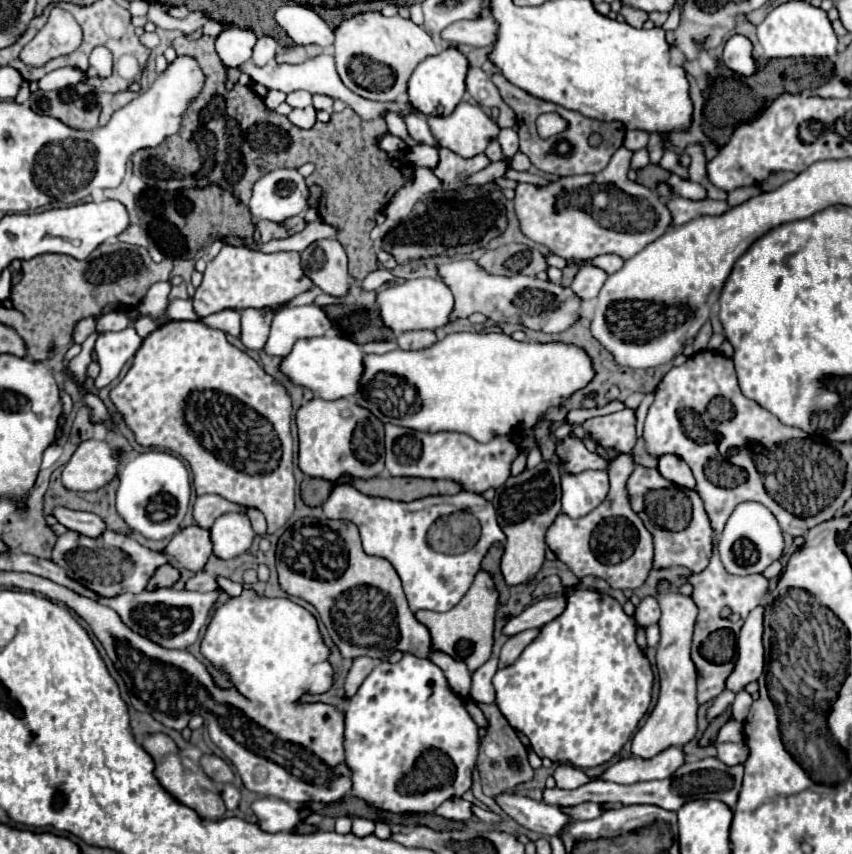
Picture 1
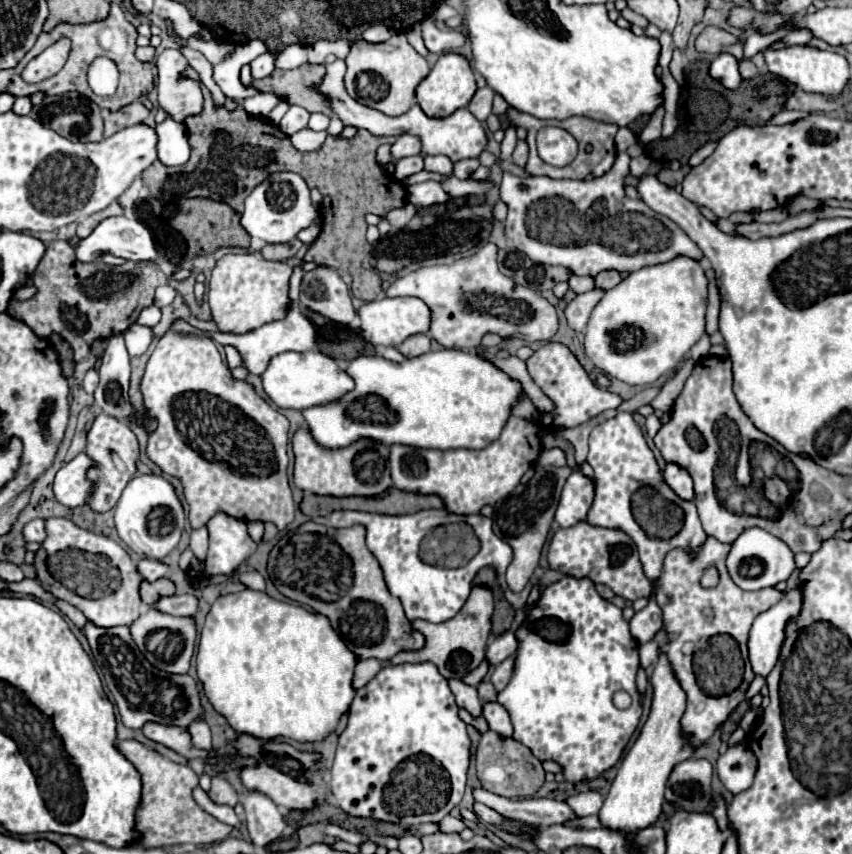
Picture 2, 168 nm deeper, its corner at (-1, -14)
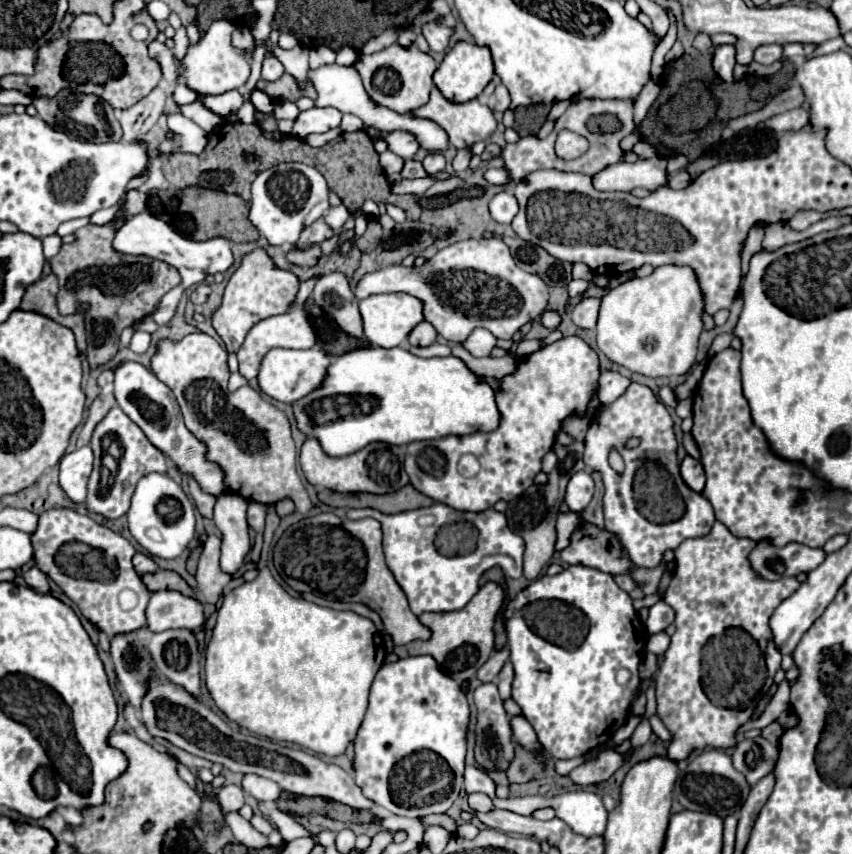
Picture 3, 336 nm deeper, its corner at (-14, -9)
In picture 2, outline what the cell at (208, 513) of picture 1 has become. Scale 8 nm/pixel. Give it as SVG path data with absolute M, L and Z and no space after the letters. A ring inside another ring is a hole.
M205 525L191 531L191 545L189 547L191 547L193 555L199 561L203 561L205 555L207 555L207 539L209 539L209 533L207 533L207 527Z

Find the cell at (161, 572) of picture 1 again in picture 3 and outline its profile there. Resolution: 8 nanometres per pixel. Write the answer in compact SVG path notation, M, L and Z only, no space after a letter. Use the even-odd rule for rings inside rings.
M158 570L154 574L142 574L142 582L146 584L146 588L150 592L176 590L176 592L180 592L184 596L190 596L190 598L196 596L196 592L176 572L170 572L170 570Z

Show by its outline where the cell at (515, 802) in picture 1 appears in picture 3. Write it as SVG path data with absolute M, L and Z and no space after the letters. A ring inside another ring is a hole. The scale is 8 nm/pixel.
M480 792L468 794L468 806L470 806L472 810L476 810L476 812L488 812L488 810L494 808L494 806L492 806L492 800L490 800L486 794L480 794Z

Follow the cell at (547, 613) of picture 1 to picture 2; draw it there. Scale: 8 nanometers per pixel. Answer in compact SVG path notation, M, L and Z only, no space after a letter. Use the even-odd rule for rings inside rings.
M509 629L503 635L497 635L491 639L491 643L487 647L487 659L491 665L499 665L507 657L515 655L517 647L519 647L519 639L515 635L515 629Z

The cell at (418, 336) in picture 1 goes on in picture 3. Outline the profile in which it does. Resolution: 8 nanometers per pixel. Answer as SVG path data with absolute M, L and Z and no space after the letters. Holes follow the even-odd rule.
M420 322L414 326L414 330L408 334L408 342L412 346L430 346L436 340L436 330L430 322Z

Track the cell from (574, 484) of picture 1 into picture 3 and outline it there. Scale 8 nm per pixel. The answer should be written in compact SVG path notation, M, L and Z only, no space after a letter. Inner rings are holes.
M580 470L570 478L564 500L572 512L582 512L588 506L588 502L592 500L592 494L594 494L594 480L592 480L590 472Z

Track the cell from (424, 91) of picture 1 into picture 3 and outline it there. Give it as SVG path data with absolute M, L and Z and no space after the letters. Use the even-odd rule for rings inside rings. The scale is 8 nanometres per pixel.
M456 42L444 56L442 64L434 72L434 82L440 88L440 92L452 100L452 102L466 102L476 96L486 88L486 84L494 76L494 64L490 50L486 46L478 46L474 42Z

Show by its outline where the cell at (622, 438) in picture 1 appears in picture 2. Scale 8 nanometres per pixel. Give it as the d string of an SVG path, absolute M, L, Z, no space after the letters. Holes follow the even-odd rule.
M617 413L613 419L607 419L591 431L587 461L595 471L597 485L595 503L587 521L591 525L615 527L629 533L639 547L645 575L655 587L659 585L663 559L671 549L683 549L693 555L703 547L707 535L701 527L695 503L675 495L663 481L657 461L631 413Z

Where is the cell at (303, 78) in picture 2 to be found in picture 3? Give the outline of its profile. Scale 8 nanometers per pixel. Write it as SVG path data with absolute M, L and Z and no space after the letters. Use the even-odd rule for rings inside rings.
M284 74L282 78L278 78L276 82L266 82L266 80L260 80L260 90L264 94L268 94L272 100L298 100L304 92L298 88L294 76L290 74Z

